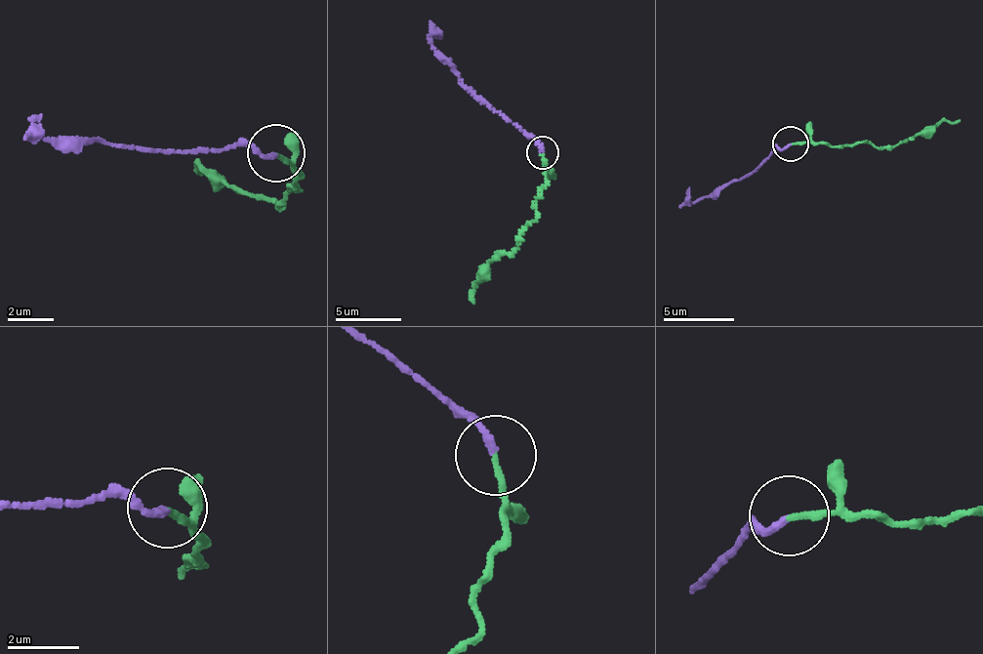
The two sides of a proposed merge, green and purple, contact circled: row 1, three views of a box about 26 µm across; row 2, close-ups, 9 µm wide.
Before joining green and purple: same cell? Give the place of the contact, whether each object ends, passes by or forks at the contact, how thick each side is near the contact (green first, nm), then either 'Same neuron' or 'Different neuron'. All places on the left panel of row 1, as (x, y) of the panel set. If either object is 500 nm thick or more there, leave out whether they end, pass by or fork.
Place: (276, 153). At the ring green ends. At the ring purple ends. Thickness 170 nm (green) against 200 nm. Different neuron

